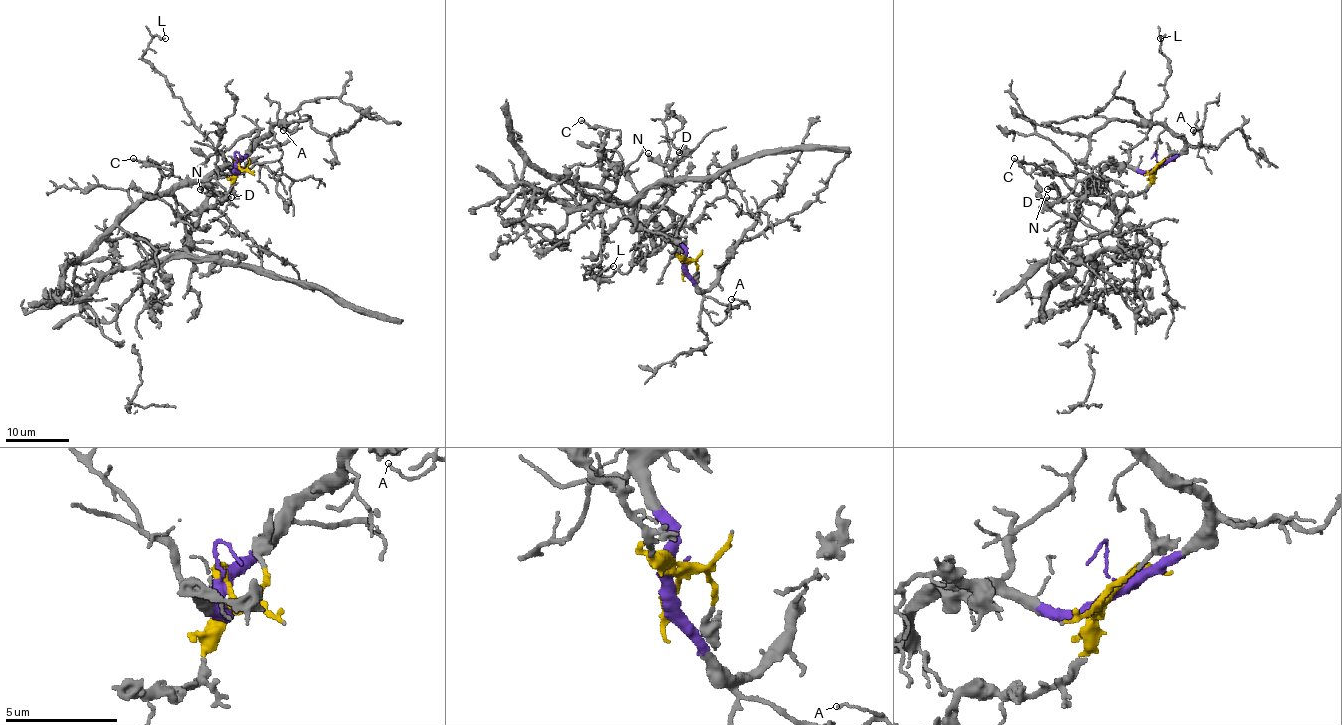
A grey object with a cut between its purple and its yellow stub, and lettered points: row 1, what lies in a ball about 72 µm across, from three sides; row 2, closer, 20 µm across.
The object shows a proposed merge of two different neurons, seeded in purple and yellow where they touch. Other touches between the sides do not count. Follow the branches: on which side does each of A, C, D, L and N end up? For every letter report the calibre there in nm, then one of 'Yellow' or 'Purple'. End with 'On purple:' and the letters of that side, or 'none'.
A: Thickness 100 nm. Purple
C: Thickness 130 nm. Purple
D: Thickness 160 nm. Yellow
L: Thickness 170 nm. Purple
N: Thickness 300 nm. Yellow
On purple: A, C, L

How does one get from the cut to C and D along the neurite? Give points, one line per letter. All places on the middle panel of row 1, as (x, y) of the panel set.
C: (684, 265), (684, 244), (668, 213), (662, 208), (628, 206), (601, 187), (620, 131), (580, 120)
D: (686, 265), (655, 214), (666, 198), (671, 163), (679, 152)

